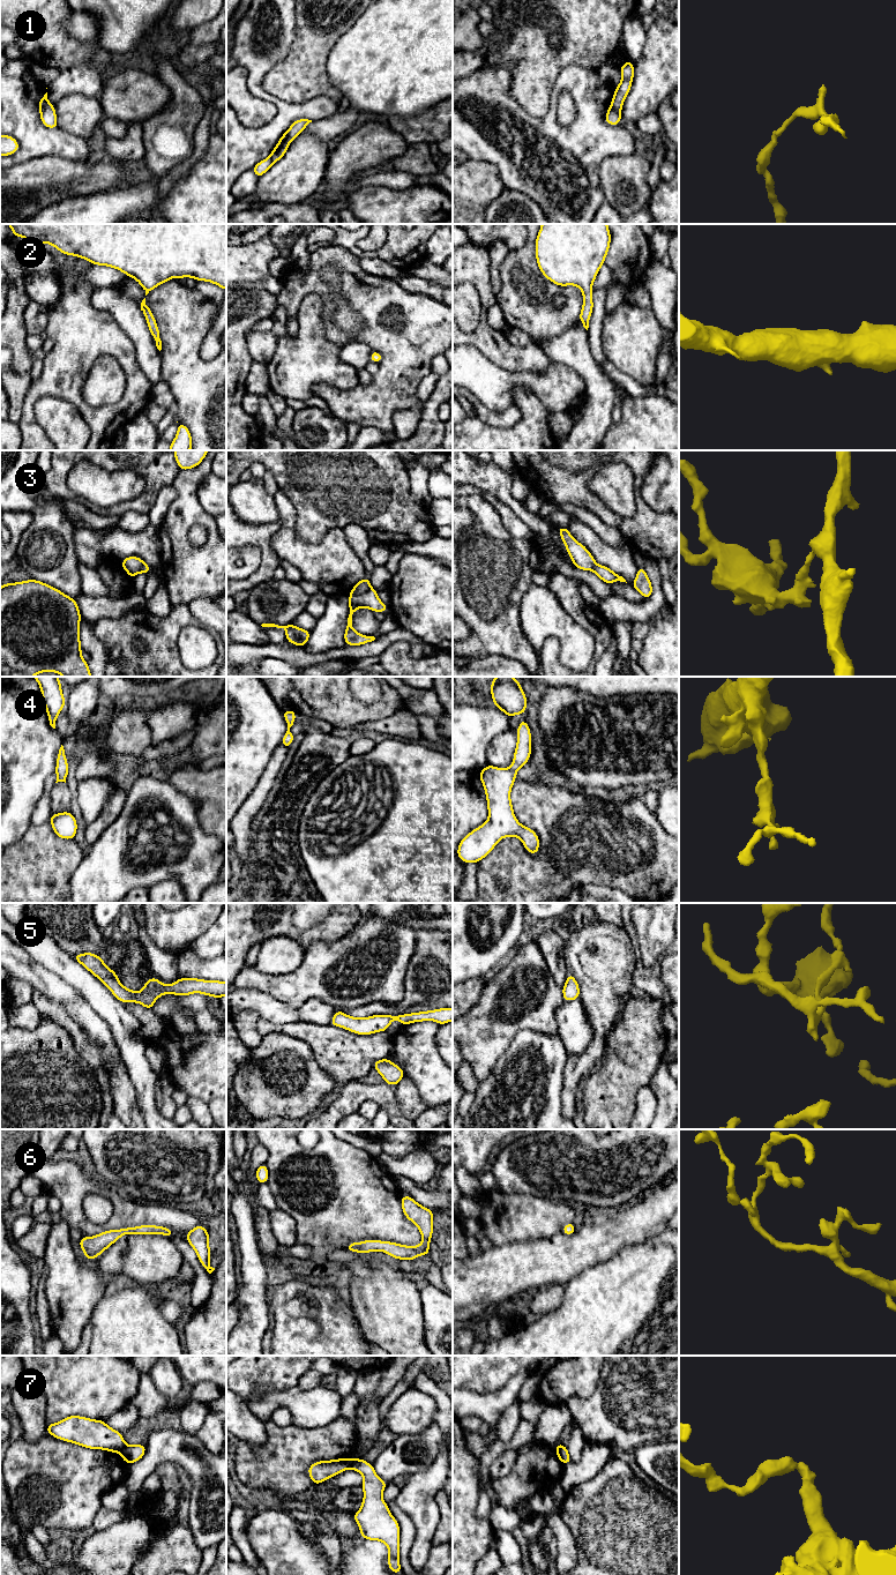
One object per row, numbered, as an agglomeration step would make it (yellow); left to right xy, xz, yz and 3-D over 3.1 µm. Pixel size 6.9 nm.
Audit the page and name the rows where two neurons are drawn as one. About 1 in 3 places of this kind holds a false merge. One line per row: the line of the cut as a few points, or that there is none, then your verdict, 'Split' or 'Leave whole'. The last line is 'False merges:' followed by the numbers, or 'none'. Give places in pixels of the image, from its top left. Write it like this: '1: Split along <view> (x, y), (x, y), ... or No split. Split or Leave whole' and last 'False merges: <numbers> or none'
1: Split along xy (49, 103), (40, 114). Split
2: No split. Leave whole
3: Split along xz (371, 588), (363, 592), (350, 594). Split
4: No split. Leave whole
5: No split. Leave whole
6: No split. Leave whole
7: Split along xz (353, 1460), (349, 1468). Split
False merges: 1, 3, 7

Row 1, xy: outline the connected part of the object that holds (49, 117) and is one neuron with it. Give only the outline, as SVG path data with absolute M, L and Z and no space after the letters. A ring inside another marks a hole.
M48 103L44 109L43 113L40 114L40 120L43 125L47 128L58 128L57 113L52 103Z

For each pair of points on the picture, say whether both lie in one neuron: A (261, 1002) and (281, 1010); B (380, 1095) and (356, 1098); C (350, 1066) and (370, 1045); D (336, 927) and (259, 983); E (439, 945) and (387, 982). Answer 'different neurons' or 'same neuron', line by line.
A: same neuron
B: same neuron
C: same neuron
D: different neurons
E: different neurons

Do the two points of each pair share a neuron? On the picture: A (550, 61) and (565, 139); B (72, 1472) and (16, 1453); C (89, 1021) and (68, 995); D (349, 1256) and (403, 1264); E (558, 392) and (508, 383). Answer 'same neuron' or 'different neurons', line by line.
A: different neurons
B: same neuron
C: same neuron
D: same neuron
E: same neuron

